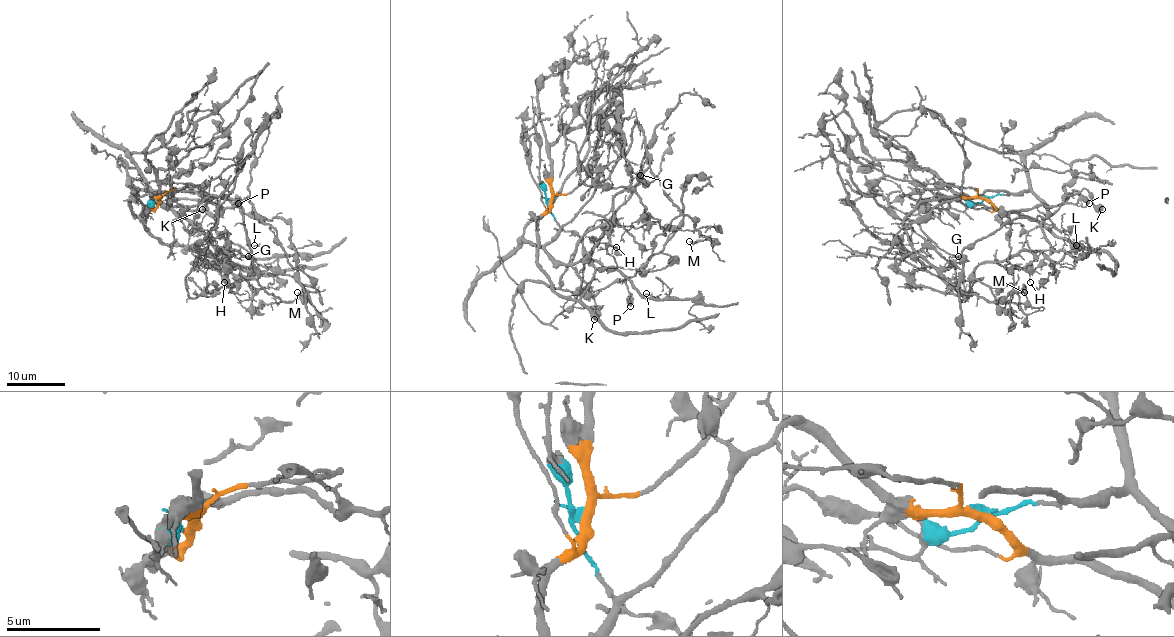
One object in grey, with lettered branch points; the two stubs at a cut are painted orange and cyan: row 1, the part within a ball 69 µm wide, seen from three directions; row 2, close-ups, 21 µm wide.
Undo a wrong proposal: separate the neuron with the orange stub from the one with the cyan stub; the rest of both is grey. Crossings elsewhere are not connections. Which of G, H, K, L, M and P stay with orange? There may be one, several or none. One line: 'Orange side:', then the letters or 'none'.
Orange side: none

